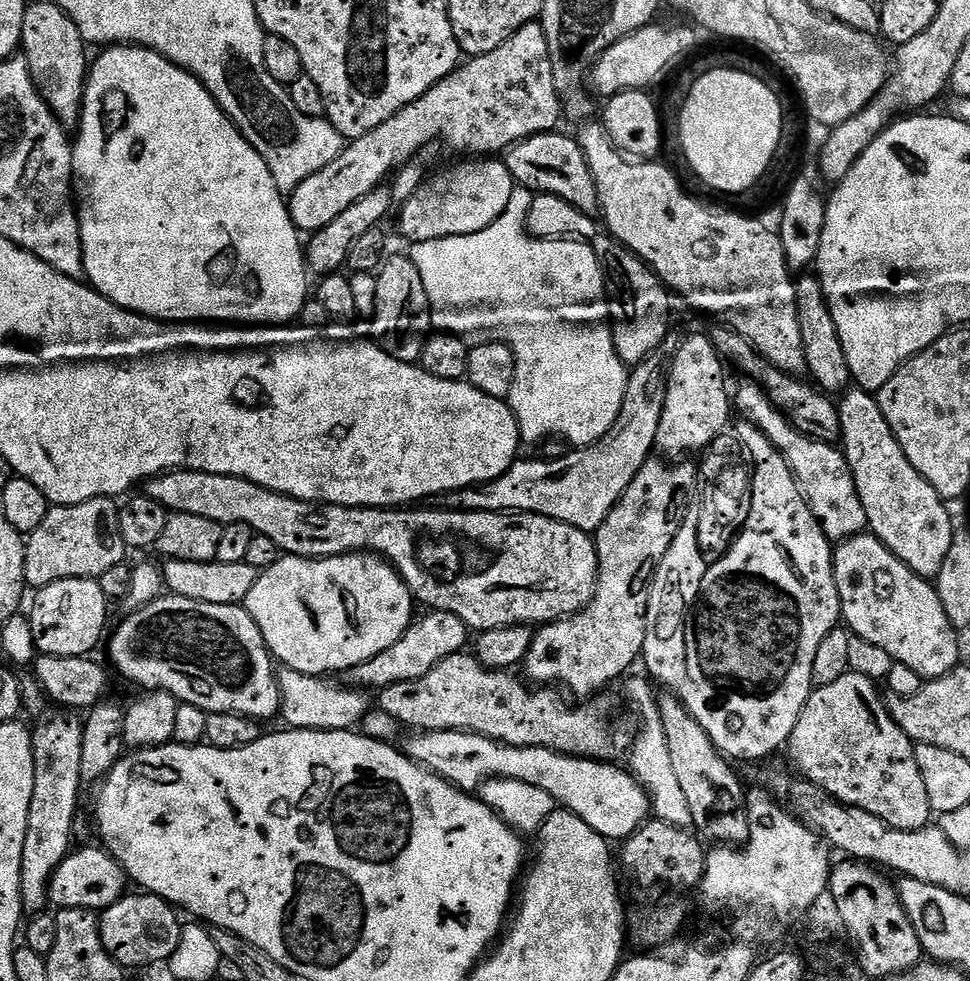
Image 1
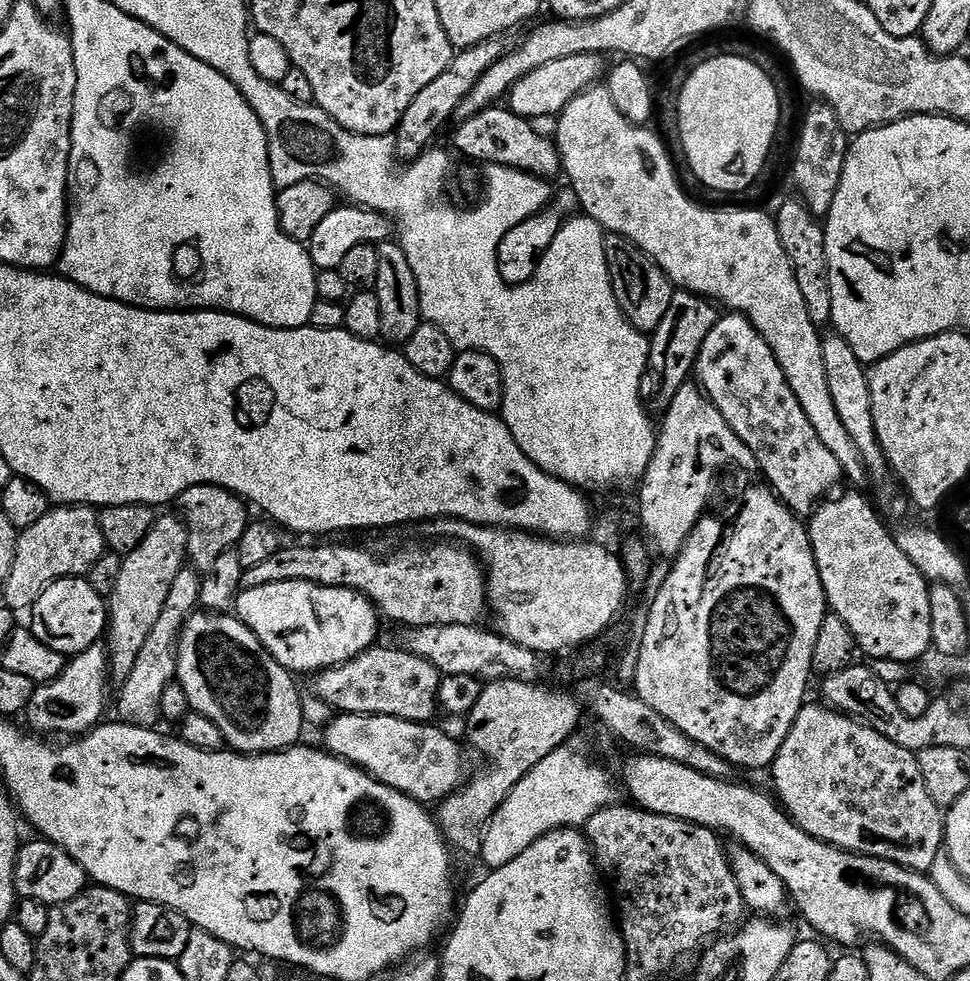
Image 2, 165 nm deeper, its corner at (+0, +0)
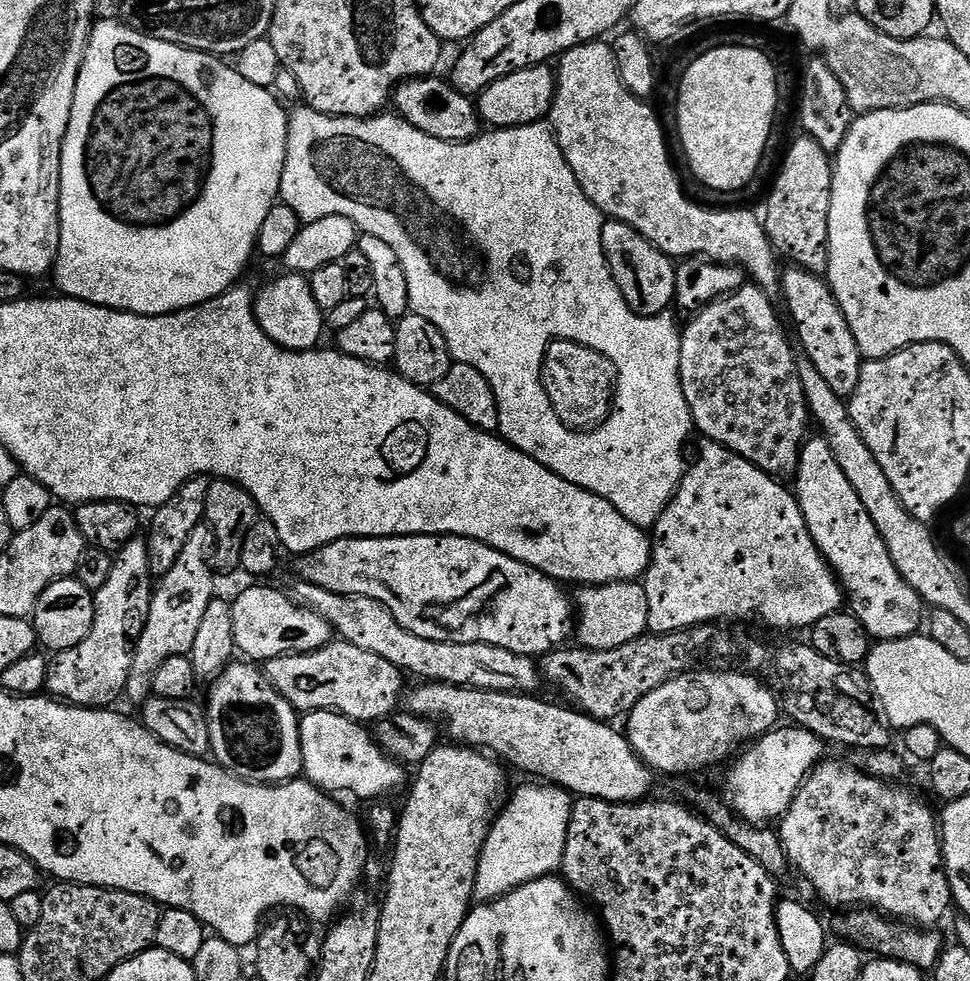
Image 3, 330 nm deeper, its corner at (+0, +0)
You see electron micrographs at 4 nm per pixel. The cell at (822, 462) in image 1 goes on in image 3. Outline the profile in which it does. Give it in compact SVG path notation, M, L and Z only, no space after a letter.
M748 282L737 292L729 292L695 313L689 319L692 321L683 325L680 337L680 381L695 431L701 432L705 441L726 446L774 477L792 478L800 465L804 441L810 436L810 413L796 369L798 356L788 345L772 299L764 289Z

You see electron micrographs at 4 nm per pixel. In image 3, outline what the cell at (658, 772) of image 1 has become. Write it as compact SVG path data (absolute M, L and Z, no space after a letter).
M528 783L532 784L518 789L512 801L510 796L502 811L493 819L492 828L480 851L476 874L477 901L496 900L526 882L553 875L563 865L573 797L554 784Z

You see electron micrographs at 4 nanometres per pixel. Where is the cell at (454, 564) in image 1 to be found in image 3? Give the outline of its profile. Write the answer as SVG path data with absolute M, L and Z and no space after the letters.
M615 580L609 584L589 584L574 596L574 640L591 652L618 650L626 642L634 642L648 632L648 607L643 583L635 580Z

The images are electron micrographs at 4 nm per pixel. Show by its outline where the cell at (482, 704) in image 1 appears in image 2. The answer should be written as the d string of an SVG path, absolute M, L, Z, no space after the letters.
M403 647L367 648L361 656L336 668L315 673L314 695L337 713L353 712L367 716L393 716L419 724L431 721L438 712L442 673L426 658L418 658Z

